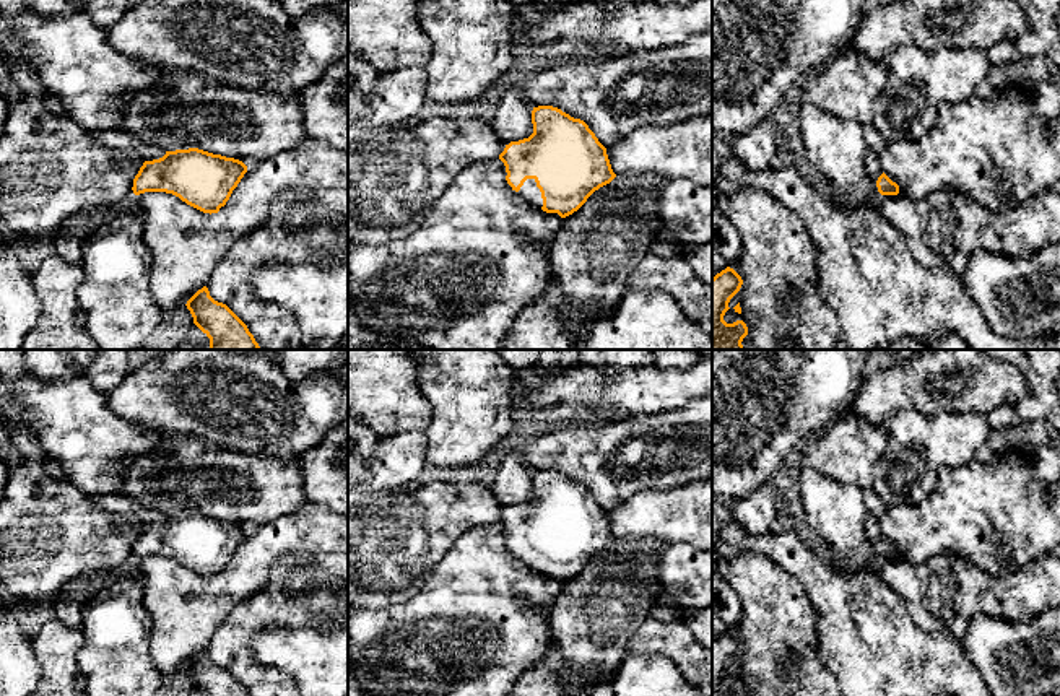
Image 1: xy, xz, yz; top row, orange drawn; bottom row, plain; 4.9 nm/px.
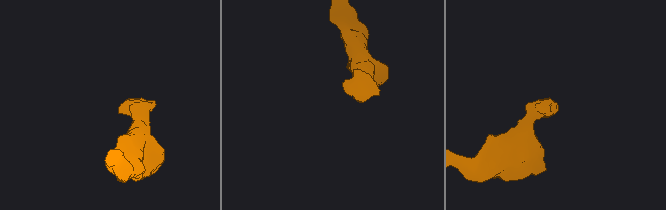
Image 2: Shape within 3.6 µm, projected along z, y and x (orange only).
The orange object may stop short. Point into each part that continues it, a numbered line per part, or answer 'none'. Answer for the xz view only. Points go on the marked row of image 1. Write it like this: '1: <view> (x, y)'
1: xz (529, 191)

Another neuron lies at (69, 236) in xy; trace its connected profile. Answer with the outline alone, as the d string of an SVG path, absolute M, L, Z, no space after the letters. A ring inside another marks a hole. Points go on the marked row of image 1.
M133 194L119 205L112 207L88 205L65 218L52 234L54 255L70 263L80 263L83 241L99 226L111 221L117 213L141 216L141 202L138 195Z

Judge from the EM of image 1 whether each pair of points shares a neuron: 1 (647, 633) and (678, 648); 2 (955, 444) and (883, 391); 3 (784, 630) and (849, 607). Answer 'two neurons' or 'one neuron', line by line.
1: one neuron
2: two neurons
3: two neurons

